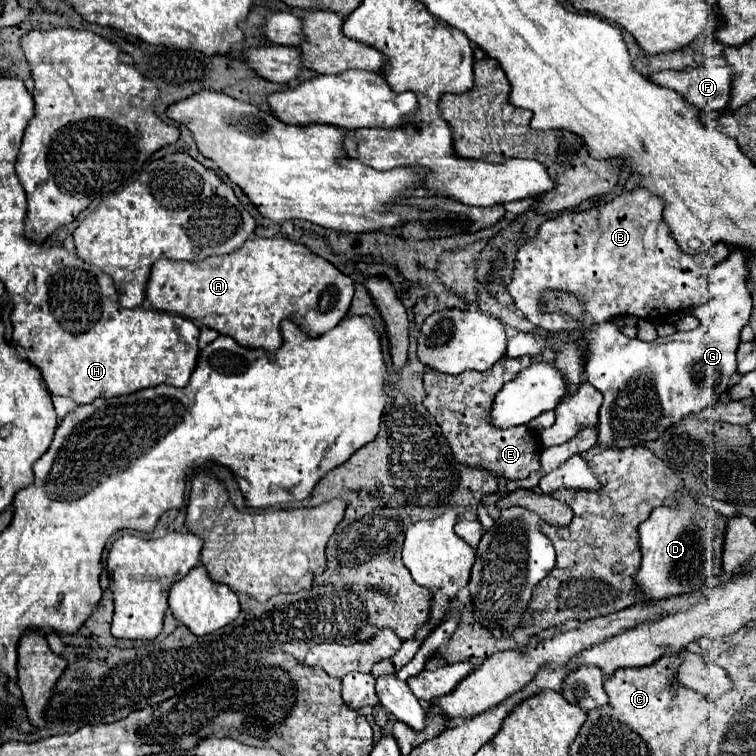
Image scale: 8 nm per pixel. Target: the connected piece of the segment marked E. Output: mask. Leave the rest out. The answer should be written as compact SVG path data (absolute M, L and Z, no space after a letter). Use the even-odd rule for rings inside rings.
M529 356L521 358L503 358L499 364L485 372L465 370L457 376L447 376L441 372L425 372L425 408L443 430L455 460L475 468L487 468L495 476L503 476L507 480L525 480L531 472L539 470L539 434L529 428L491 428L489 426L489 408L495 400L495 394L501 390L505 382L515 379L517 372L525 370L531 364Z

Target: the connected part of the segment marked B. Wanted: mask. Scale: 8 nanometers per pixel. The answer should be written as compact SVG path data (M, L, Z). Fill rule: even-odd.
M637 188L631 192L621 192L617 198L597 208L591 208L585 212L561 214L557 218L543 222L543 226L539 228L539 234L517 252L515 272L509 284L509 292L515 300L515 306L535 326L547 332L561 332L561 330L573 330L577 326L589 328L593 324L607 322L609 318L619 314L631 314L637 318L663 322L671 312L707 304L711 296L707 286L709 274L717 264L727 260L729 248L725 244L715 244L707 252L689 256L681 252L681 248L675 244L675 240L669 234L669 228L663 224L661 214L663 214L663 202L657 200L657 196L651 196L651 192ZM543 290L563 290L563 292L577 294L585 302L585 308L587 308L585 318L581 322L575 322L561 312L541 314L539 304L541 304Z

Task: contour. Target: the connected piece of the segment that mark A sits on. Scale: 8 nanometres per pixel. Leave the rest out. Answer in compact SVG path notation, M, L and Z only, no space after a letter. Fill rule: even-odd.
M253 238L243 244L237 252L225 256L211 256L197 262L171 262L159 260L153 264L145 298L151 302L155 310L173 312L185 318L191 318L219 334L231 336L237 344L245 348L263 348L275 352L281 344L279 322L289 318L293 320L307 336L317 338L331 328L335 328L347 314L353 298L353 280L343 276L333 264L309 252L307 246L295 244L287 238Z

